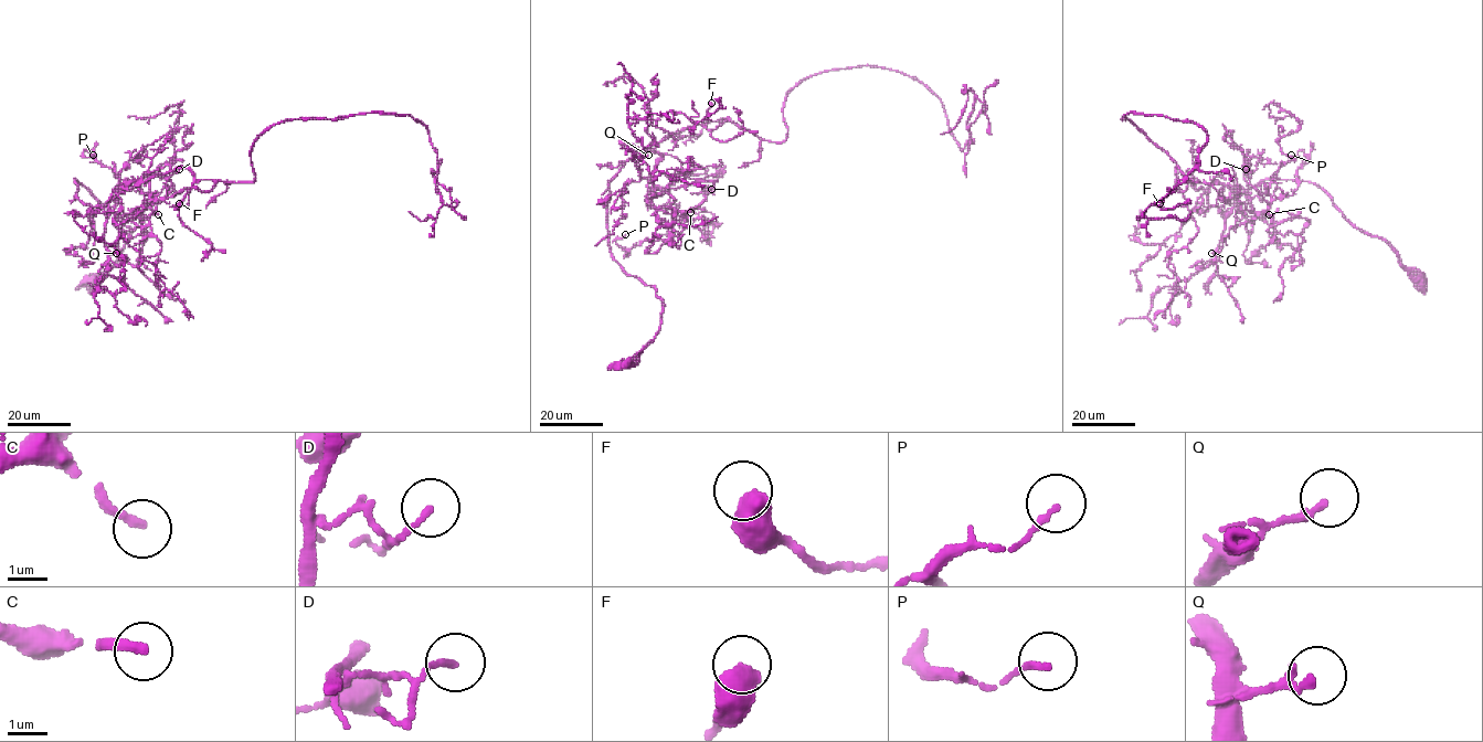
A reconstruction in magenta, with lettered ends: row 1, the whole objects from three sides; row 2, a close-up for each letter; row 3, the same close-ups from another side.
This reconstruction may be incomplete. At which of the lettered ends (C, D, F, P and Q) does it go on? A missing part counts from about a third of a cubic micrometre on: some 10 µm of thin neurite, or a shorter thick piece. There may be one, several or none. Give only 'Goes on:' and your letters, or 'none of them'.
Goes on: C

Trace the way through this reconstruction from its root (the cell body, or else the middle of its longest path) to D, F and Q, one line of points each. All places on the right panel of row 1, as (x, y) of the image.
D: (1421, 283), (1307, 181), (1262, 179), (1208, 205), (1222, 183), (1263, 215), (1246, 169)
F: (1421, 283), (1386, 242), (1354, 226), (1307, 181), (1262, 179), (1215, 207), (1177, 167), (1186, 204), (1160, 203)
Q: (1421, 283), (1307, 181), (1262, 179), (1220, 207), (1207, 200), (1214, 183), (1227, 186), (1235, 203), (1211, 253)

